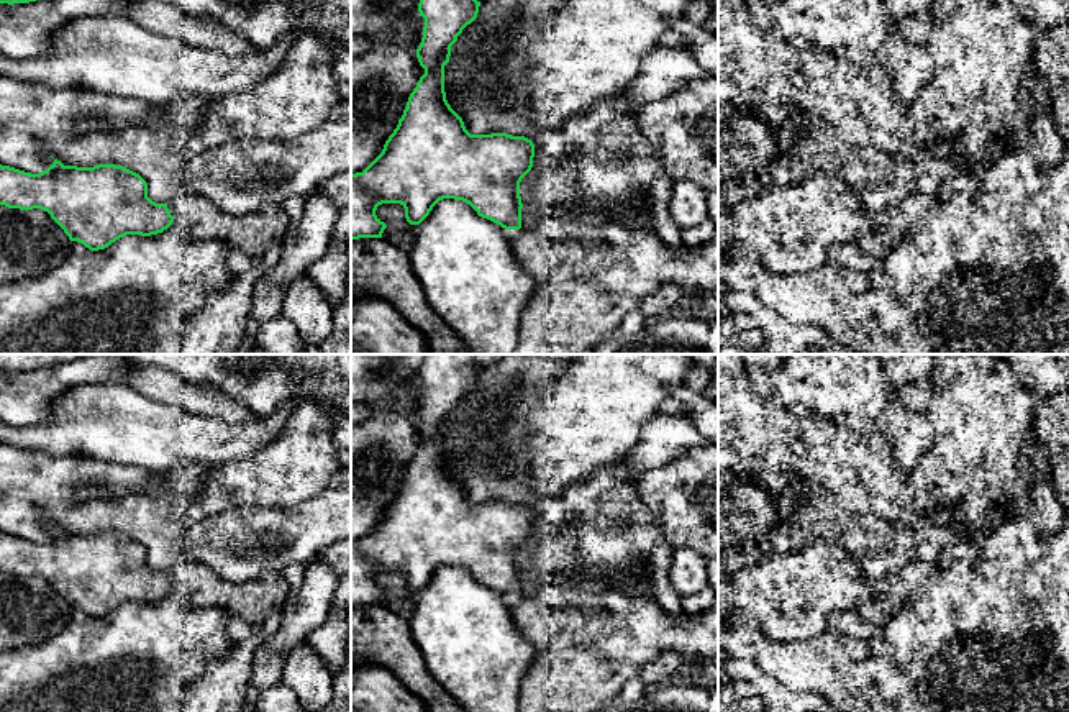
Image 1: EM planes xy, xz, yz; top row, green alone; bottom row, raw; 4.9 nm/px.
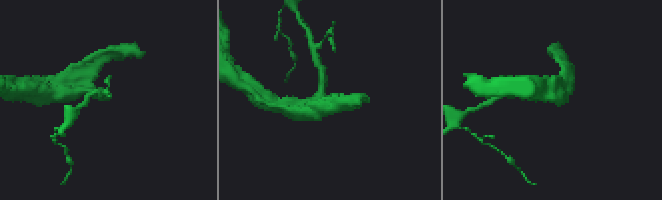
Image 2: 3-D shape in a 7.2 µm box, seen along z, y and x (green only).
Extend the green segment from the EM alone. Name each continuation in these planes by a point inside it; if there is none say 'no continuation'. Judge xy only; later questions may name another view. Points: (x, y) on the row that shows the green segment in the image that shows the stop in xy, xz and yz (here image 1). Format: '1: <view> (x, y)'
1: xy (253, 233)

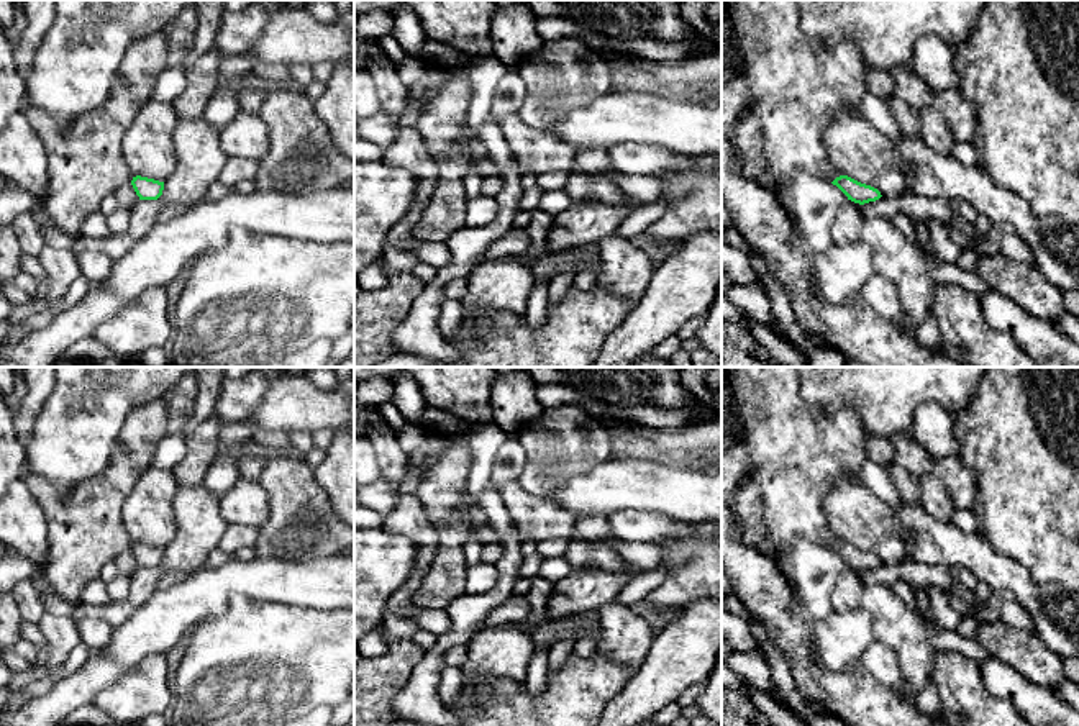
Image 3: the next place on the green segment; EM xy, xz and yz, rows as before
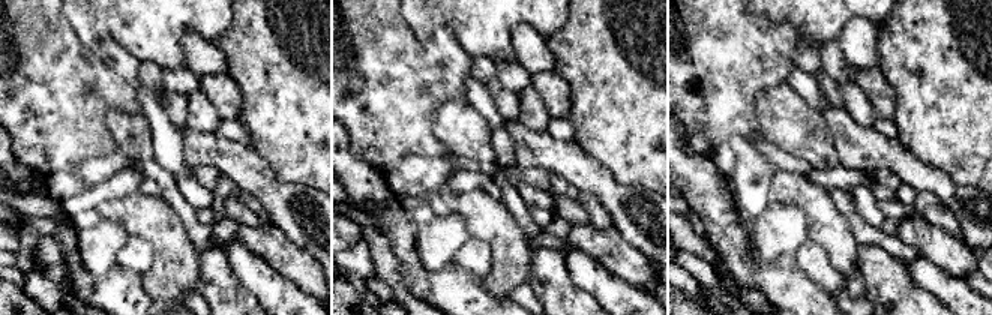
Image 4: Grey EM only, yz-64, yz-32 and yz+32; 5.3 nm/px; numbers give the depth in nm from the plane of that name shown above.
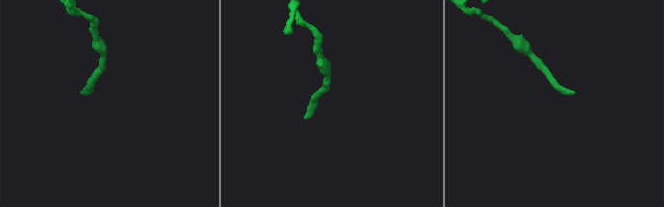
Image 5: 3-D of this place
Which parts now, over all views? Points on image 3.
no continuation

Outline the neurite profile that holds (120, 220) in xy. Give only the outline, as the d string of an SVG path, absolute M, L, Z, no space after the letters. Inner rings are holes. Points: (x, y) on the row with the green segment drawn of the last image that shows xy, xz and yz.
M118 206L110 216L108 216L108 226L110 233L121 234L125 233L131 225L131 210L125 206Z

